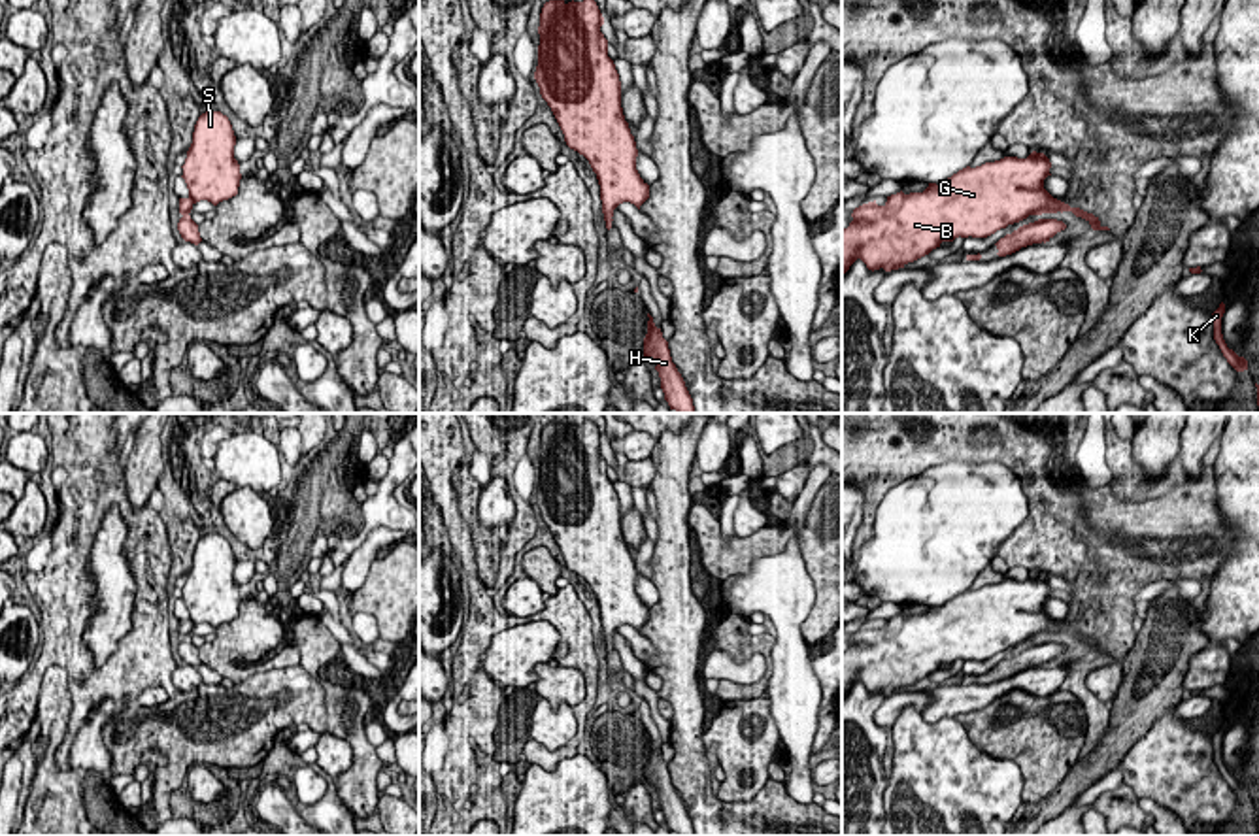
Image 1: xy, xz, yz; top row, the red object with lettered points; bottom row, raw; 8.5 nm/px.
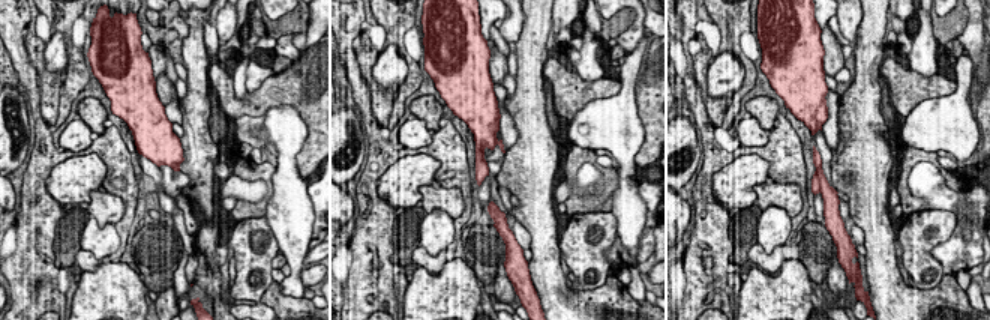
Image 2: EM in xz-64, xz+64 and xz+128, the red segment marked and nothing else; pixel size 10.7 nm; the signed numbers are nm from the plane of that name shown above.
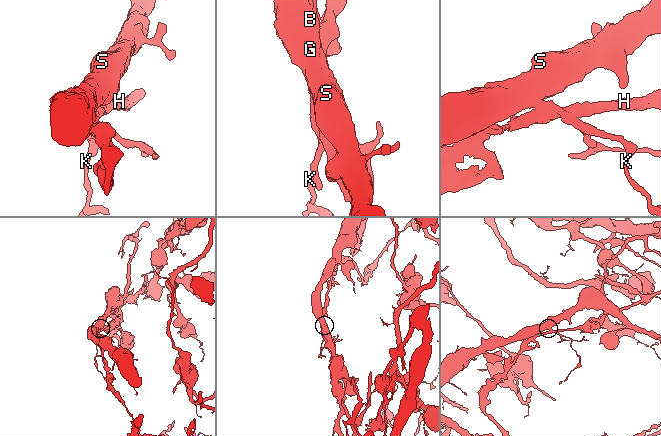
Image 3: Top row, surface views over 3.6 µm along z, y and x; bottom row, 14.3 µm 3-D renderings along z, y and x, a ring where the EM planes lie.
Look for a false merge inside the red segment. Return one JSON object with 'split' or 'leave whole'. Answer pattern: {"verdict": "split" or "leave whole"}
{"verdict": "split"}

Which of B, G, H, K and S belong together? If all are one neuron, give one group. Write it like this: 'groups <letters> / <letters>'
groups B G S / H K

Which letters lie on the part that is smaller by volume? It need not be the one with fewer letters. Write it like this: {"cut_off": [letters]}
{"cut_off": ["H", "K"]}

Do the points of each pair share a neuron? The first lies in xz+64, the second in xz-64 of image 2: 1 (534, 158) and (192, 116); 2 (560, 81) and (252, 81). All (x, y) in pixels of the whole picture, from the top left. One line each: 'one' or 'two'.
1: one
2: two

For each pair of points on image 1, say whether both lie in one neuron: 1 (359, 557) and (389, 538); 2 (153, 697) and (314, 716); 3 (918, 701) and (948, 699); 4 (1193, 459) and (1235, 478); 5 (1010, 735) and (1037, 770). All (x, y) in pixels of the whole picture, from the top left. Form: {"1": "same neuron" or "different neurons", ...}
{"1": "same neuron", "2": "different neurons", "3": "different neurons", "4": "different neurons", "5": "same neuron"}

